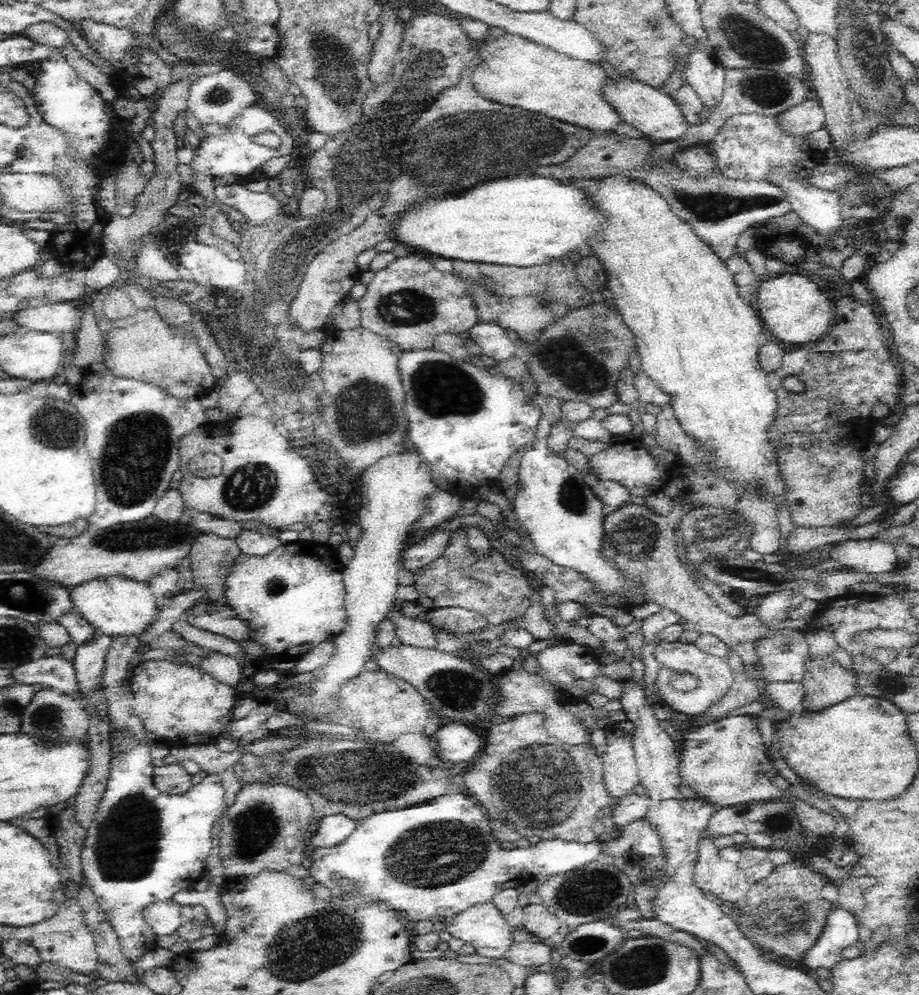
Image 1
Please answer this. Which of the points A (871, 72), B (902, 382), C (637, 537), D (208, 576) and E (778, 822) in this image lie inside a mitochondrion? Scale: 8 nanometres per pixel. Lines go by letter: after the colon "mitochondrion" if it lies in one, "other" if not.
A: mitochondrion
B: other
C: mitochondrion
D: other
E: mitochondrion

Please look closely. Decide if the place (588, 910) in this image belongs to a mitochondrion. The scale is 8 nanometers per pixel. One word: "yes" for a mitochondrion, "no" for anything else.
yes

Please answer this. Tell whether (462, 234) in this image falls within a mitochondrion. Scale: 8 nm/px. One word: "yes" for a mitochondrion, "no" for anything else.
no

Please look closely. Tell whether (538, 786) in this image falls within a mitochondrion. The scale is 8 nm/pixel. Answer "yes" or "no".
yes

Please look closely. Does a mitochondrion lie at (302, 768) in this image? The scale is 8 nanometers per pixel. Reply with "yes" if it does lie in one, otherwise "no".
yes

